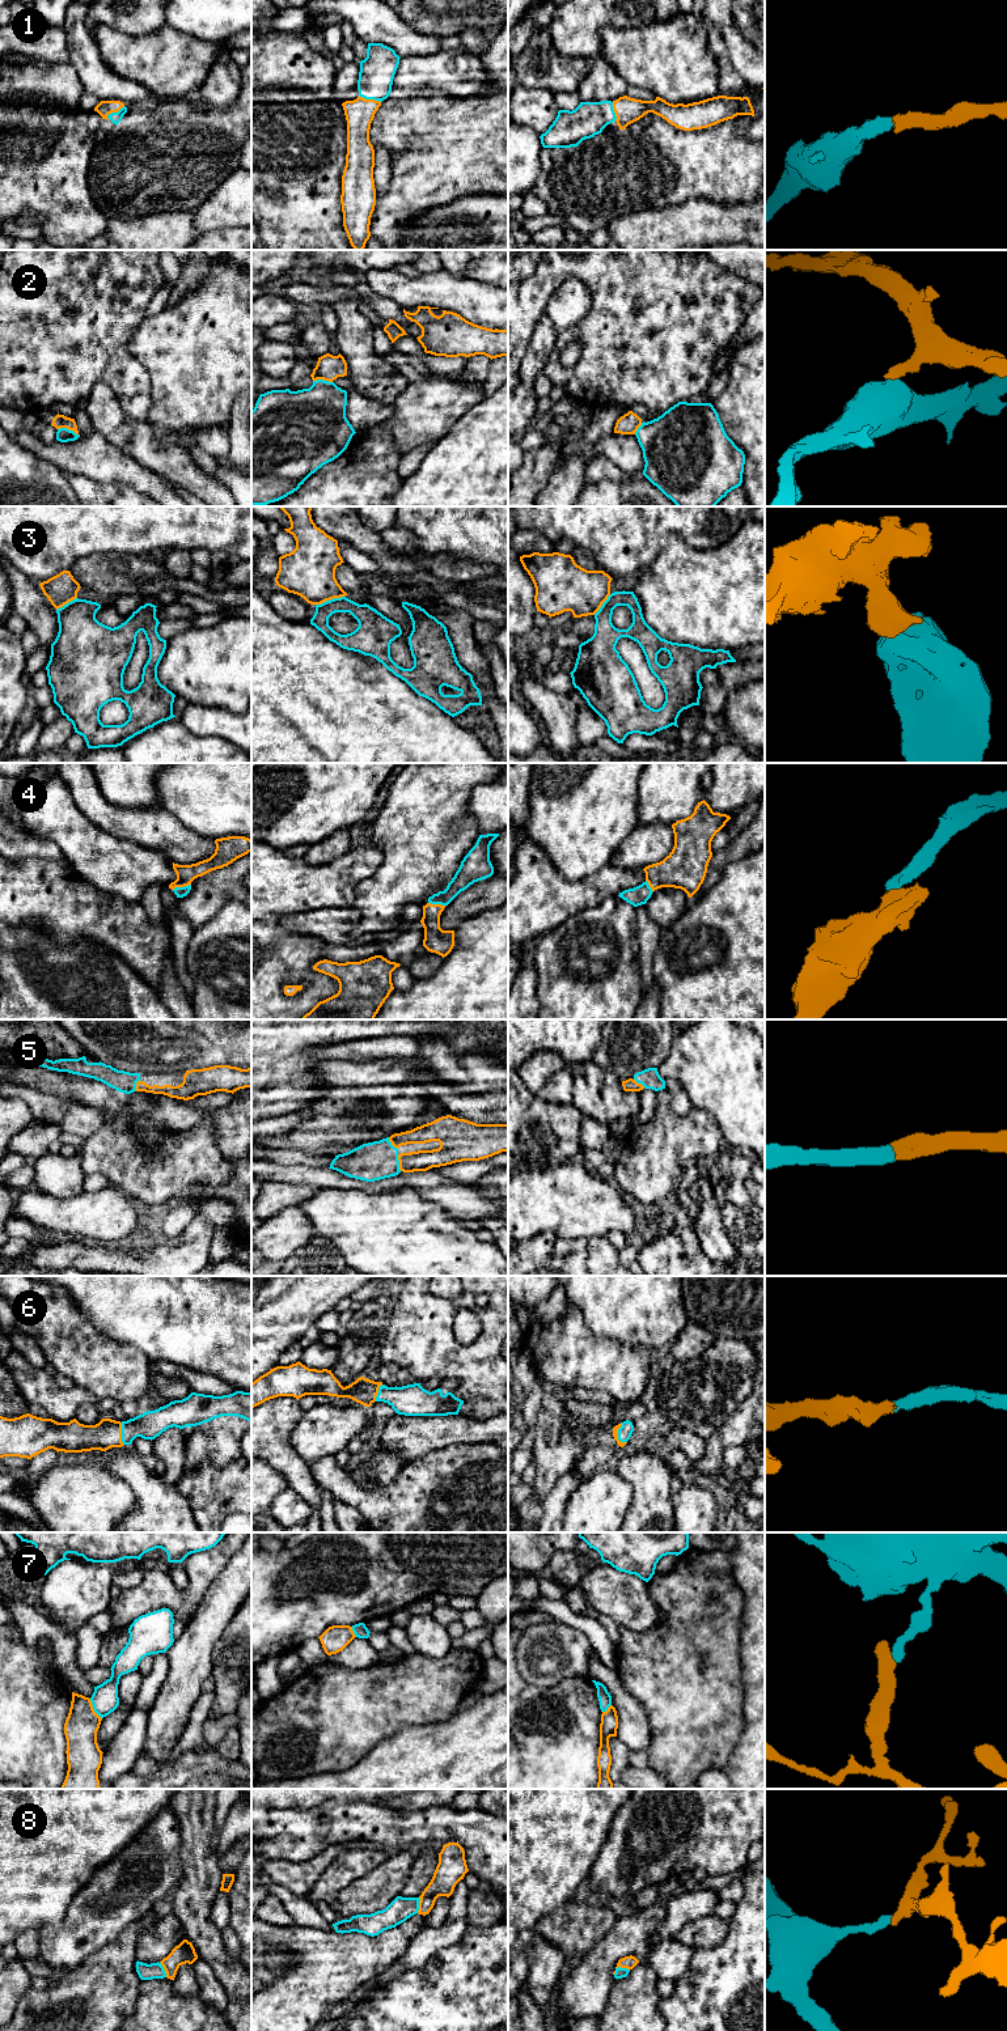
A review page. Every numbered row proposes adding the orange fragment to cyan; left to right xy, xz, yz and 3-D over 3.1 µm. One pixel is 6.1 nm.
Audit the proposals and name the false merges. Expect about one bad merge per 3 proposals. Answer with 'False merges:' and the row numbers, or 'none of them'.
False merges: 2, 3, 7

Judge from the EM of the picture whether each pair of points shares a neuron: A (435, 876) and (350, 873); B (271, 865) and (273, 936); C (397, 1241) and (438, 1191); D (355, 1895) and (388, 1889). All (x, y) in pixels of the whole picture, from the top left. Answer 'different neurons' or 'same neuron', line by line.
A: different neurons
B: different neurons
C: different neurons
D: same neuron

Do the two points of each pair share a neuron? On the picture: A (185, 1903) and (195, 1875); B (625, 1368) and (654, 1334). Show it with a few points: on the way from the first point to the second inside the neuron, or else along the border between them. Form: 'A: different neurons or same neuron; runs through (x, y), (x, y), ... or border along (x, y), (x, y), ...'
A: same neuron; runs through (191, 1896), (195, 1892), (195, 1882)
B: different neurons; border along (614, 1339), (622, 1343), (646, 1344), (654, 1351)

